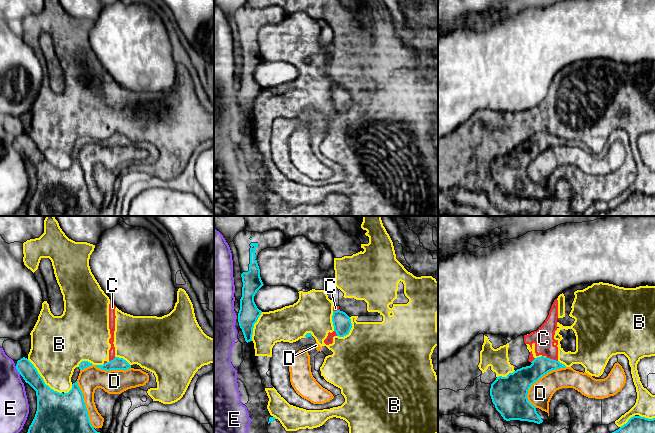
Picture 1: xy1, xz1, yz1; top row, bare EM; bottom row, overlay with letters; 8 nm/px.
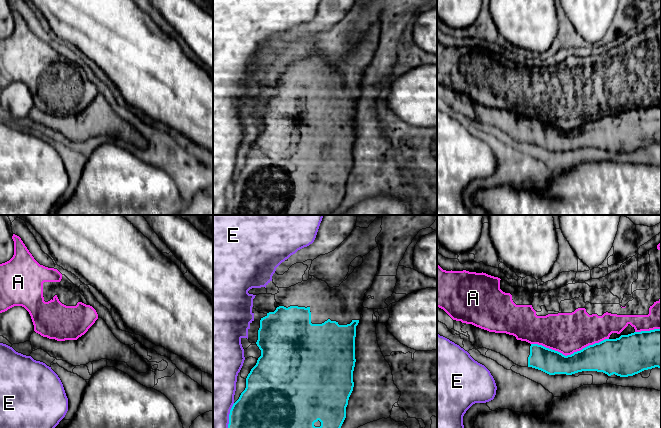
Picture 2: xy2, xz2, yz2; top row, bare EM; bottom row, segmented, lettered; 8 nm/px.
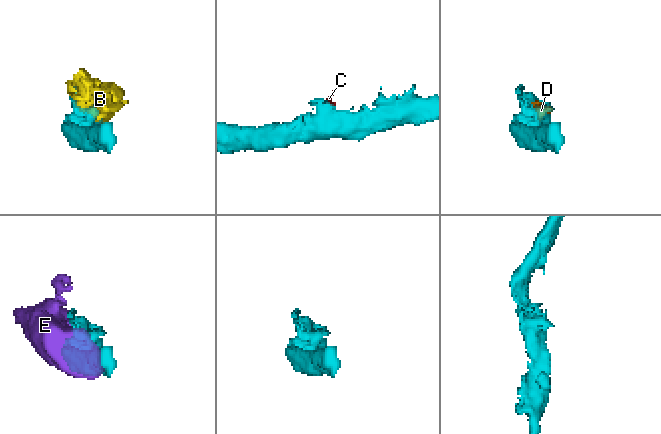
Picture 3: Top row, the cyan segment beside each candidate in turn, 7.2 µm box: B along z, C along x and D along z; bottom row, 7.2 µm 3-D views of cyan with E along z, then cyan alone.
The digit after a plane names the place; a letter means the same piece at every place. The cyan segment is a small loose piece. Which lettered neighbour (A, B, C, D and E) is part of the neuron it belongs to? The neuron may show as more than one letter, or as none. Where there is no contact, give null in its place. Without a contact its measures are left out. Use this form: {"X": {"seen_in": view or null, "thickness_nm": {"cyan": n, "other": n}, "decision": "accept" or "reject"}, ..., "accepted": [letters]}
{"A": {"seen_in": "yz2", "thickness_nm": {"cyan": 240, "other": 320}, "decision": "reject"}, "B": {"seen_in": "xy1", "thickness_nm": {"cyan": 280, "other": 400}, "decision": "reject"}, "C": {"seen_in": "yz1", "thickness_nm": {"cyan": 160, "other": 160}, "decision": "reject"}, "D": {"seen_in": "yz1", "thickness_nm": {"cyan": 280, "other": 190}, "decision": "reject"}, "E": {"seen_in": "xy1", "thickness_nm": {"cyan": 130, "other": 220}, "decision": "reject"}, "accepted": []}

